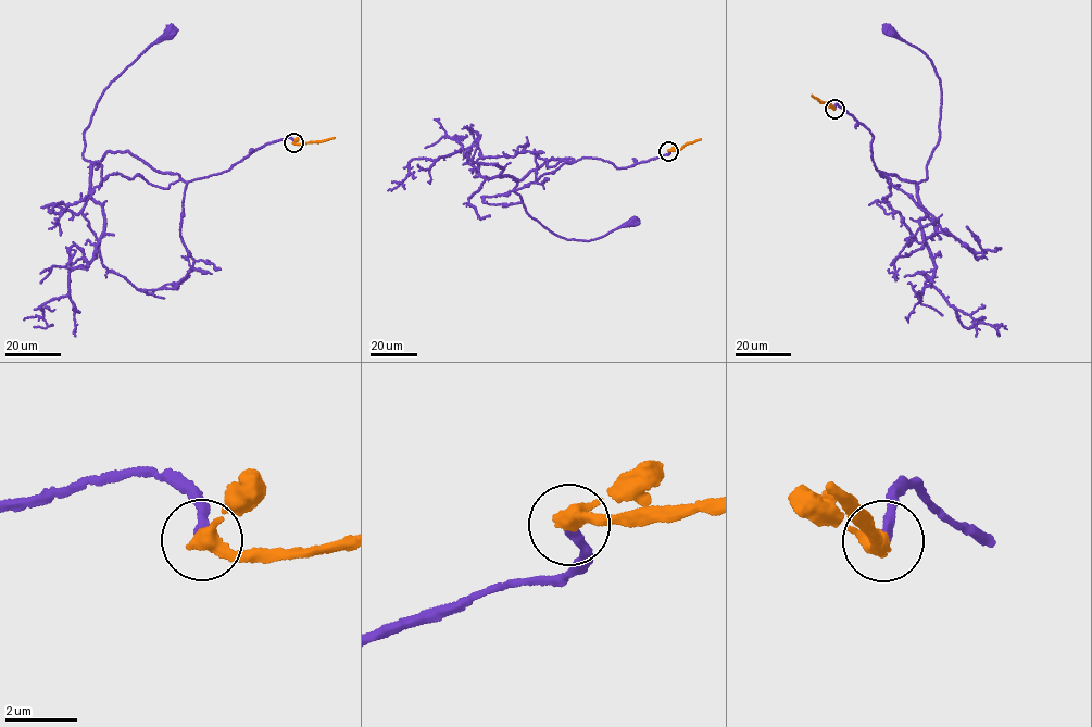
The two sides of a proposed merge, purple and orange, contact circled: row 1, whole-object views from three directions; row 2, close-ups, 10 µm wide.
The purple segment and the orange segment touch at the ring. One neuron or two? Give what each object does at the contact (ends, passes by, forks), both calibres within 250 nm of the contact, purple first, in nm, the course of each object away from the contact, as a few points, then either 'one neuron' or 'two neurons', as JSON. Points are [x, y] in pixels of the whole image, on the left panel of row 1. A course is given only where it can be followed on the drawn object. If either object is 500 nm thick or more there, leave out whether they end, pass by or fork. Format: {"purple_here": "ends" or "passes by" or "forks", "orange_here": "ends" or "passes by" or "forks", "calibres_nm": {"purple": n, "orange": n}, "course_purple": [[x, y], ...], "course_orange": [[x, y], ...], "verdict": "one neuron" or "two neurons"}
{"purple_here": "ends", "orange_here": "passes by", "calibres_nm": {"purple": 260, "orange": 360}, "course_purple": [[293, 142], [185, 182], [104, 153], [91, 165], [104, 220], [93, 259], [71, 246], [67, 295], [24, 320]], "course_orange": [[293, 142], [334, 138]], "verdict": "one neuron"}

